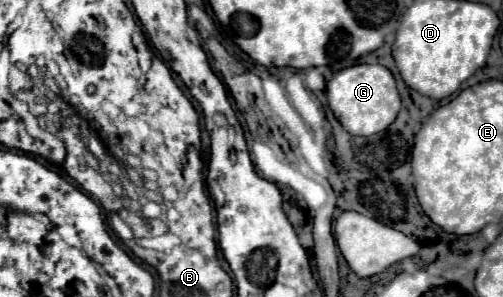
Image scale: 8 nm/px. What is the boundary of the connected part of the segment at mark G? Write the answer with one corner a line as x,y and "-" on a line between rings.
355,64
331,76
325,88
333,116
351,136
373,136
389,128
401,108
401,98
393,74
381,64

